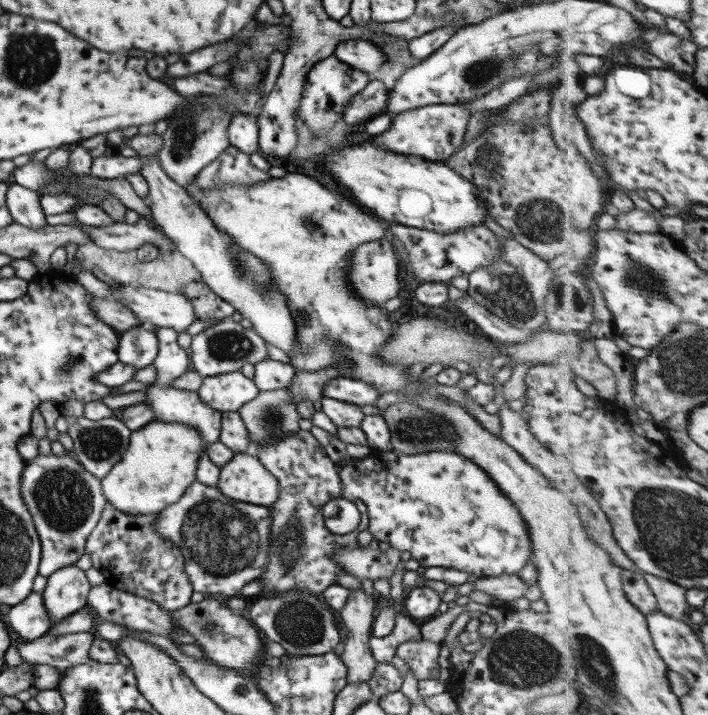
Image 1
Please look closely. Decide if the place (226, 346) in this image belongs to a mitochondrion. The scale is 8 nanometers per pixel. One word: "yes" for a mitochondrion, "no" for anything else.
yes

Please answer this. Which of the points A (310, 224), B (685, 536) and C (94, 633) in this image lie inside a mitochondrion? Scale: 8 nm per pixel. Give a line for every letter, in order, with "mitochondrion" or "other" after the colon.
A: mitochondrion
B: mitochondrion
C: other

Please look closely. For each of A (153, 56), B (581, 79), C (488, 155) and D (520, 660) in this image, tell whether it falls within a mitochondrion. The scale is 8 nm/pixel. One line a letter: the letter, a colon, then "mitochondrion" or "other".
A: other
B: other
C: mitochondrion
D: mitochondrion

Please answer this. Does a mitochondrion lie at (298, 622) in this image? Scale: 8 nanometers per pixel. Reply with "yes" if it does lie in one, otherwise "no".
yes

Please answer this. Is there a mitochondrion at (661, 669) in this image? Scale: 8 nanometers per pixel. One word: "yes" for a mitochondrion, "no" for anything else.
no

